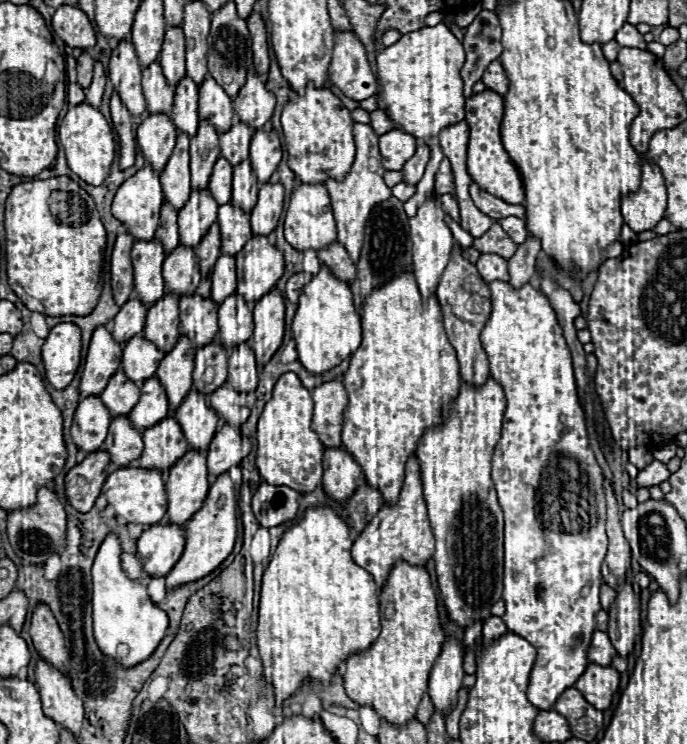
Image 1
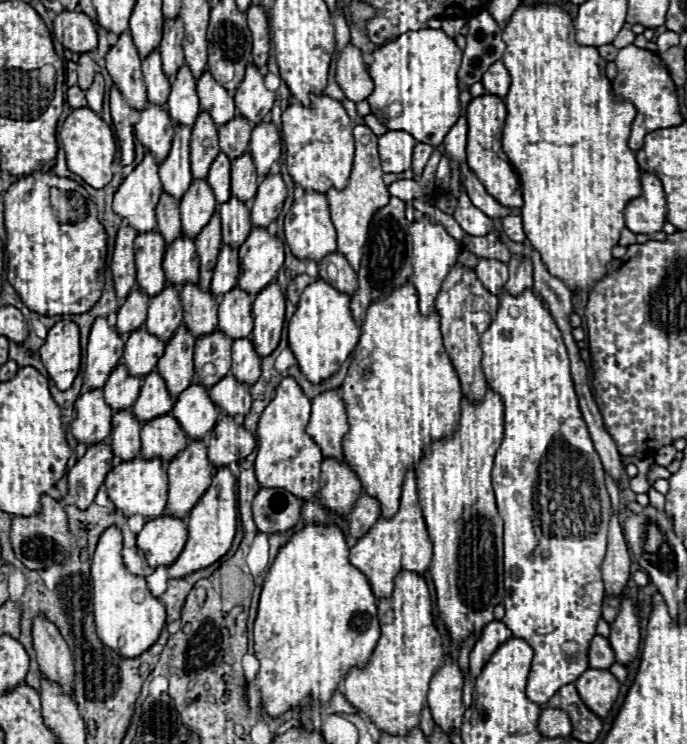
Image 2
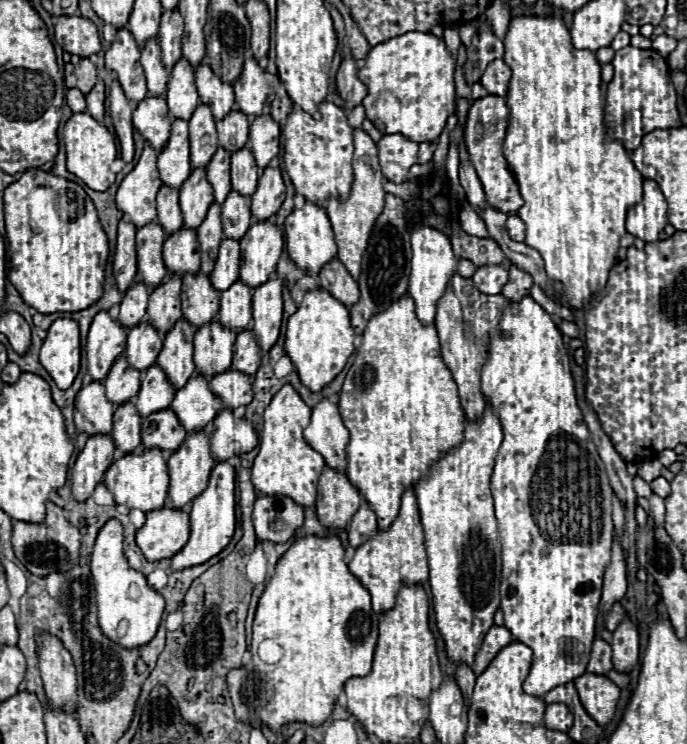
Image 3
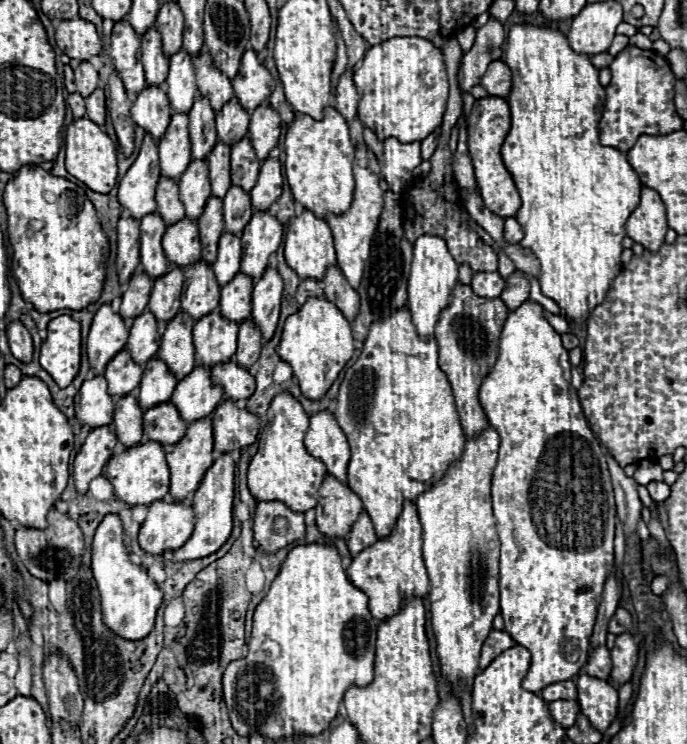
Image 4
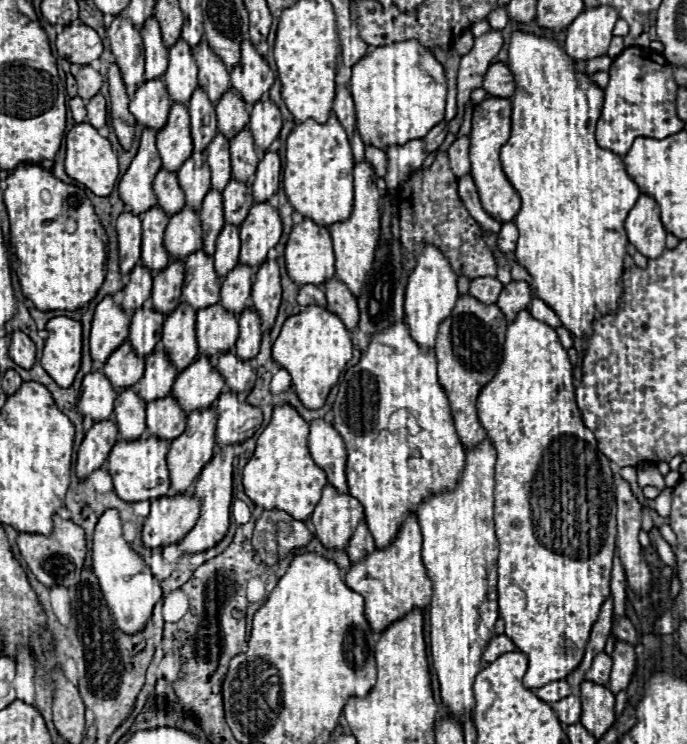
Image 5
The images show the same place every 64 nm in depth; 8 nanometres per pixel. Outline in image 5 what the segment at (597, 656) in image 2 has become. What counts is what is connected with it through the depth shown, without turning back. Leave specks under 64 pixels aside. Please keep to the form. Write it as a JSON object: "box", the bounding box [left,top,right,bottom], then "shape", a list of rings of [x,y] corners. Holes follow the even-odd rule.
{"box":[586,652,612,684],"shape":[[[602,652],[598,654],[598,658],[594,658],[590,670],[586,672],[586,680],[592,680],[596,684],[608,684],[610,670],[612,670],[612,658],[606,652]]]}

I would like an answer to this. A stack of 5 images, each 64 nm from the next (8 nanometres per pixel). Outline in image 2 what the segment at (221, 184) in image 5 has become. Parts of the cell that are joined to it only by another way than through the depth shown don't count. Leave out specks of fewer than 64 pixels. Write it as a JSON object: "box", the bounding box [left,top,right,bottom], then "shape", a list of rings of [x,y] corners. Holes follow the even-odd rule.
{"box":[206,152,230,204],"shape":[[[220,152],[218,158],[212,162],[206,182],[214,190],[218,204],[224,204],[230,200],[230,160],[226,154]]]}

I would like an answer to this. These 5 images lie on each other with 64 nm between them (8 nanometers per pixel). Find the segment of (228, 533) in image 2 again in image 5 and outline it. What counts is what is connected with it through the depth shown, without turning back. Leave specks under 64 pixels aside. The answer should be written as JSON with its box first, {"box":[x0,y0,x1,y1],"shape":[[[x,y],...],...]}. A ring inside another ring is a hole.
{"box":[180,446,234,554],"shape":[[[222,446],[220,452],[204,466],[196,482],[196,498],[200,500],[200,518],[192,532],[180,542],[182,554],[200,554],[202,550],[214,548],[228,532],[230,526],[230,504],[232,504],[232,462],[234,446]]]}

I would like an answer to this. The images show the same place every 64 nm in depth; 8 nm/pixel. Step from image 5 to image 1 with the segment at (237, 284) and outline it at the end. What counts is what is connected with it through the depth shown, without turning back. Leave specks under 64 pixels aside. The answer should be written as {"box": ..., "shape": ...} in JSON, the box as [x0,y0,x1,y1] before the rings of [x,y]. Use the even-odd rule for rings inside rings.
{"box":[218,294,252,352],"shape":[[[238,294],[226,298],[220,304],[218,324],[220,324],[218,338],[228,352],[248,342],[248,338],[252,336],[252,312]]]}

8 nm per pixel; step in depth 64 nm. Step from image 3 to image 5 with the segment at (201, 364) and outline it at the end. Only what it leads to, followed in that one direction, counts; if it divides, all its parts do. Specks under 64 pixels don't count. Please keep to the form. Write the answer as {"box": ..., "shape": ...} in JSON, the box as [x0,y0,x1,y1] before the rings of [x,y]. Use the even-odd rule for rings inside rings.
{"box":[196,304,238,358],"shape":[[[220,304],[198,310],[196,342],[200,356],[214,358],[234,350],[238,340],[238,320]]]}

